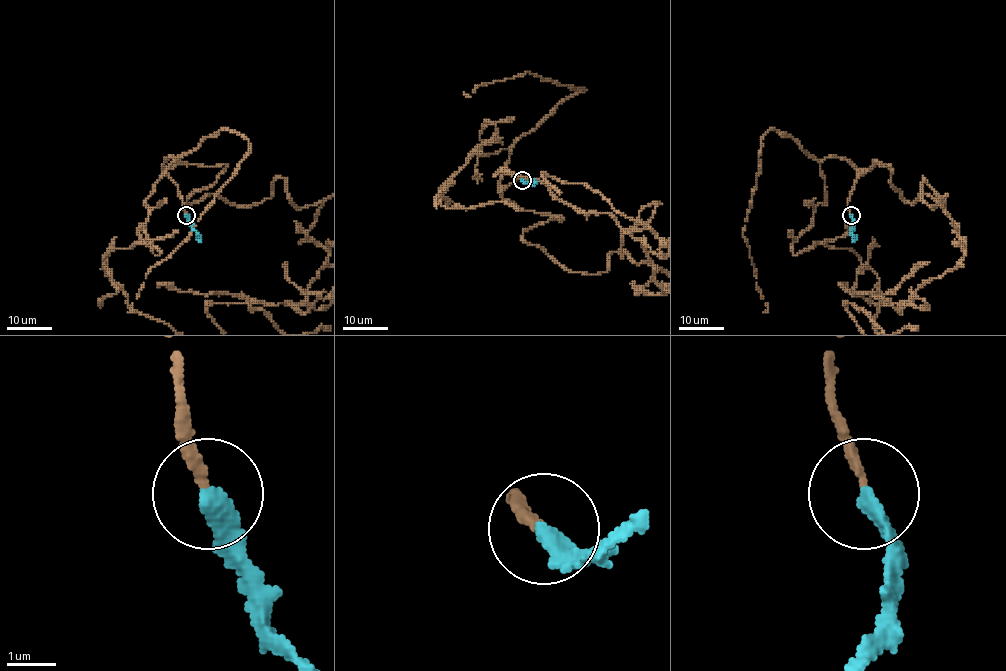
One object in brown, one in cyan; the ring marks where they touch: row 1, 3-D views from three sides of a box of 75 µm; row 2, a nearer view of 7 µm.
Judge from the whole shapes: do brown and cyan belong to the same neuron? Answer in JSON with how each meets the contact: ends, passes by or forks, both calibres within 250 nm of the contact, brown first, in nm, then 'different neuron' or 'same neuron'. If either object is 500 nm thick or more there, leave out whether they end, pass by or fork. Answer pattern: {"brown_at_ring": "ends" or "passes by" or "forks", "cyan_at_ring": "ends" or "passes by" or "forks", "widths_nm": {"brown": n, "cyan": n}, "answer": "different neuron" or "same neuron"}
{"brown_at_ring": "ends", "cyan_at_ring": "ends", "widths_nm": {"brown": 200, "cyan": 380}, "answer": "same neuron"}

